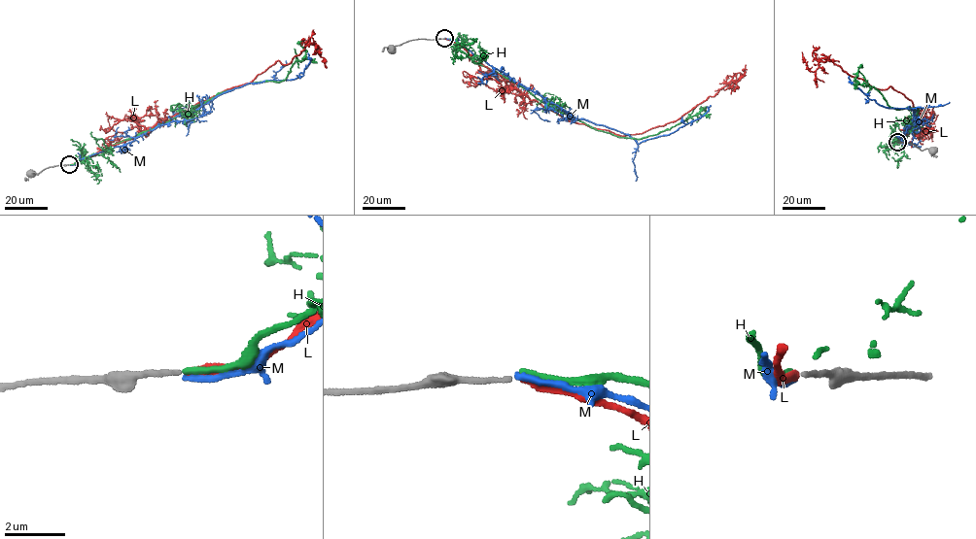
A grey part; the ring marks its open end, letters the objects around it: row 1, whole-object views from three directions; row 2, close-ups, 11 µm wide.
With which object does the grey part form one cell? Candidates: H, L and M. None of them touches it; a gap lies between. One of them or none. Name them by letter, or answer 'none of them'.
H

